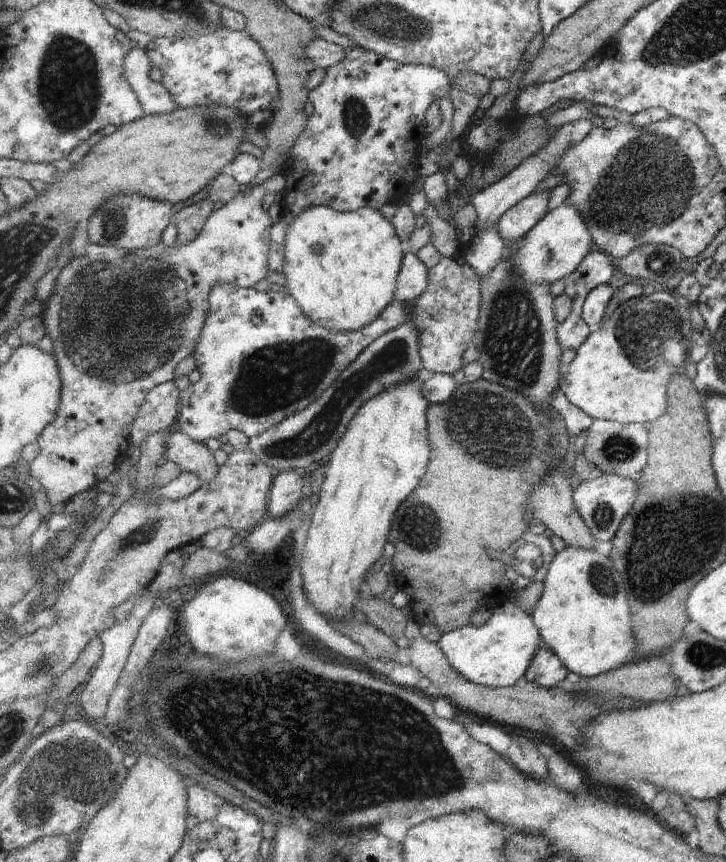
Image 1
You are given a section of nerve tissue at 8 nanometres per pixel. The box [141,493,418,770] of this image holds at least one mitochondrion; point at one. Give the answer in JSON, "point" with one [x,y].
{"point":[179,708]}

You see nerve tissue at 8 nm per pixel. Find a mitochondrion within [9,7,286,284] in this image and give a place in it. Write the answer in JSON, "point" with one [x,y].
{"point":[69,85]}

